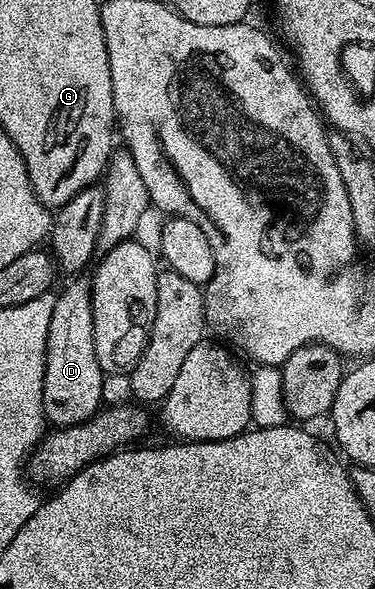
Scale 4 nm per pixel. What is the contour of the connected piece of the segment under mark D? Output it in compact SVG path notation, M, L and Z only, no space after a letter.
M79 279L56 295L48 325L43 400L48 425L53 428L85 422L103 406L101 392L105 375L95 357L92 285L86 279Z

